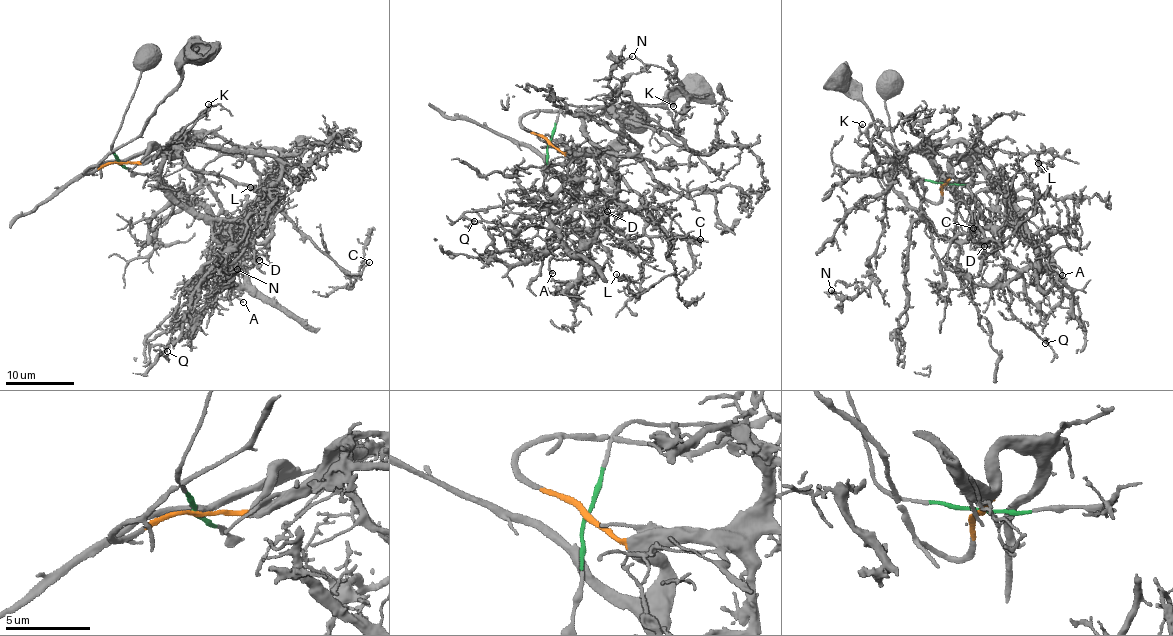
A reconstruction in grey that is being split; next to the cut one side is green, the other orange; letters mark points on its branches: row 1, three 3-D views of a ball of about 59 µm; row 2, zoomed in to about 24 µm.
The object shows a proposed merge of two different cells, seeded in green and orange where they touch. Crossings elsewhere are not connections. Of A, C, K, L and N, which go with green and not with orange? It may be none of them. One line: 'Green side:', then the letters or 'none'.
Green side: A

